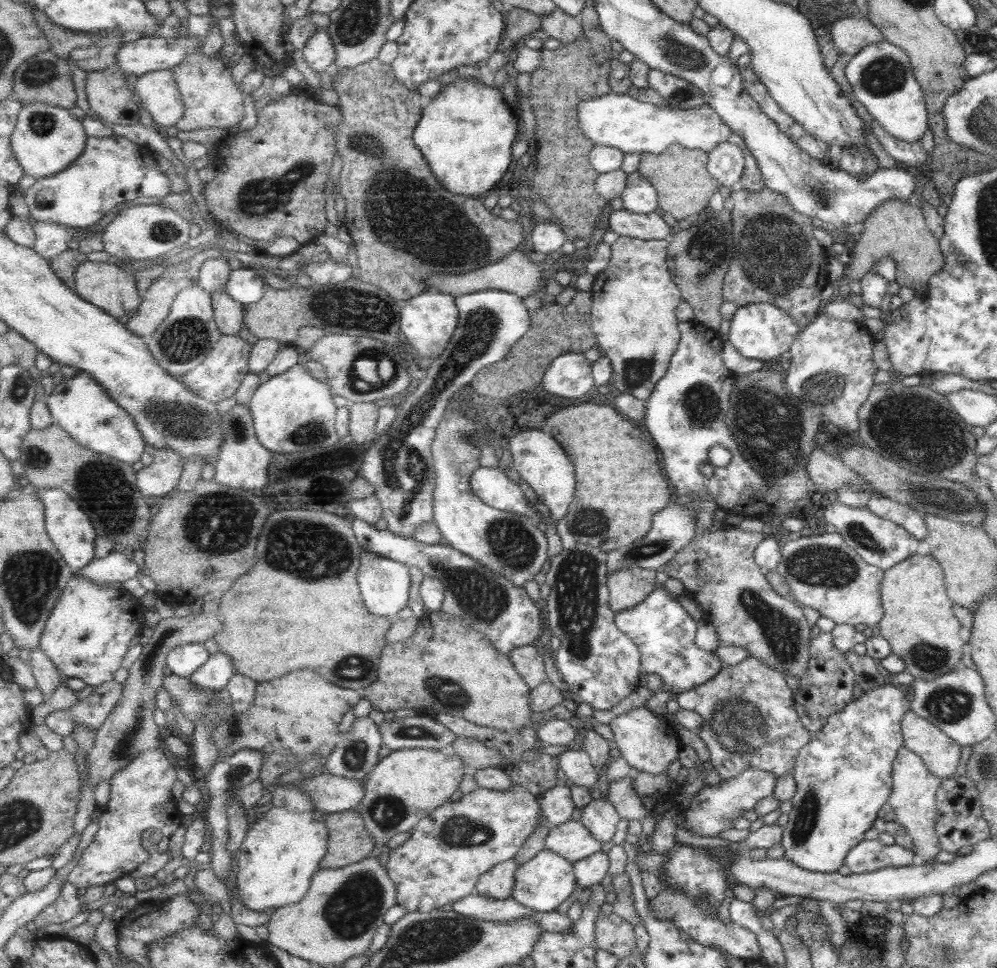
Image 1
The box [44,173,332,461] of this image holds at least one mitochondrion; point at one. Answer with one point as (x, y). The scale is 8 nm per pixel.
(187, 339)

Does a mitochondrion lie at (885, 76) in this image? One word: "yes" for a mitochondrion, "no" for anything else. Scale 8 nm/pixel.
yes

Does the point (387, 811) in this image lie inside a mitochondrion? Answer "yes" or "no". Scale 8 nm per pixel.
yes

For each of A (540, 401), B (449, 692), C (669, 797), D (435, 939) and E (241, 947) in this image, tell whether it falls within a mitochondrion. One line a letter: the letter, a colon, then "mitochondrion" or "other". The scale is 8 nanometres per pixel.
A: other
B: mitochondrion
C: other
D: mitochondrion
E: other

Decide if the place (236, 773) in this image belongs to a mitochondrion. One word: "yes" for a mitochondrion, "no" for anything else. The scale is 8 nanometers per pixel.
yes

